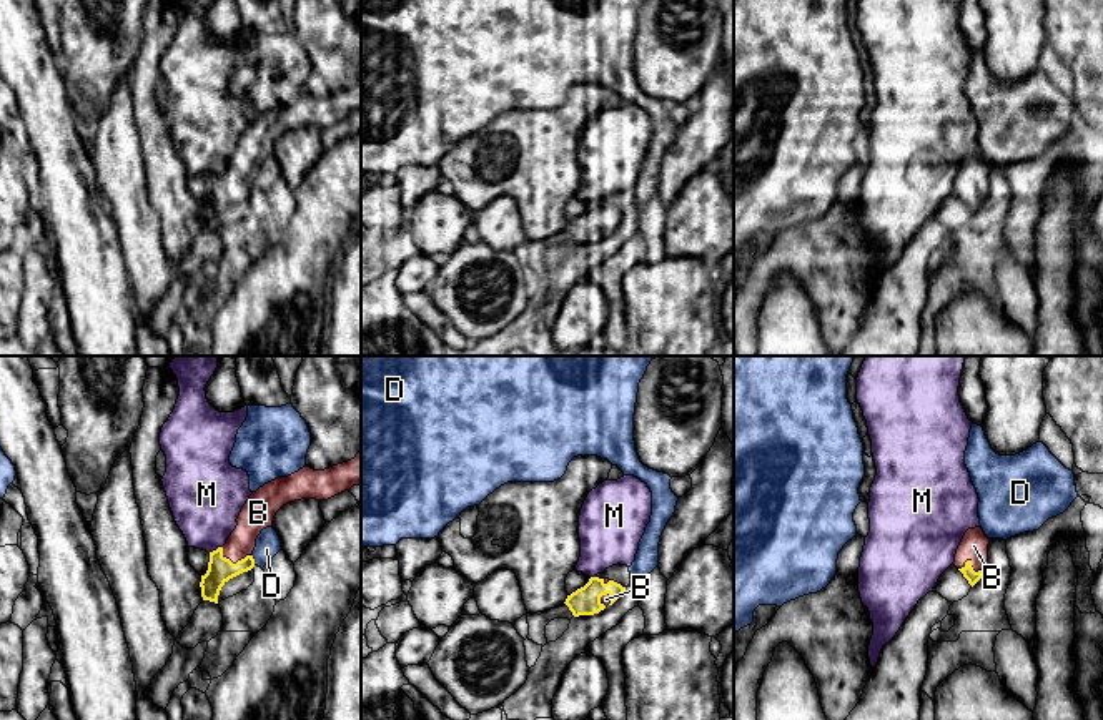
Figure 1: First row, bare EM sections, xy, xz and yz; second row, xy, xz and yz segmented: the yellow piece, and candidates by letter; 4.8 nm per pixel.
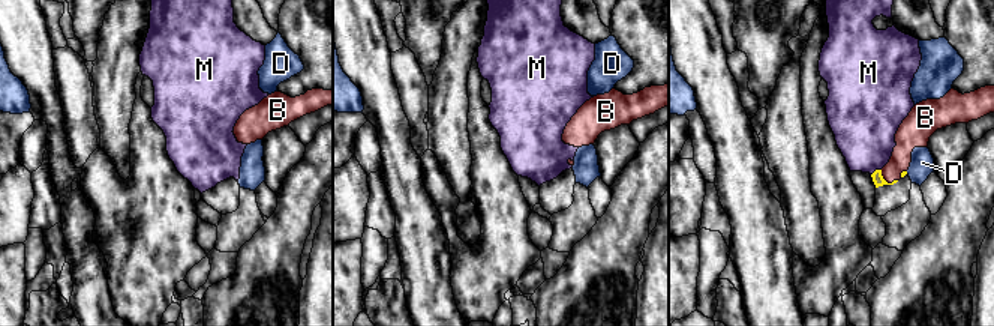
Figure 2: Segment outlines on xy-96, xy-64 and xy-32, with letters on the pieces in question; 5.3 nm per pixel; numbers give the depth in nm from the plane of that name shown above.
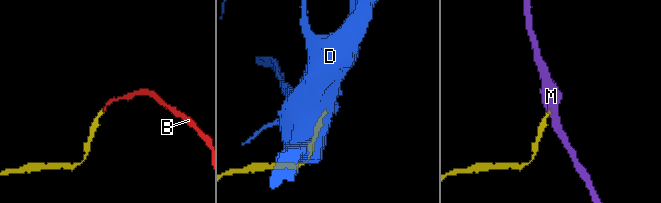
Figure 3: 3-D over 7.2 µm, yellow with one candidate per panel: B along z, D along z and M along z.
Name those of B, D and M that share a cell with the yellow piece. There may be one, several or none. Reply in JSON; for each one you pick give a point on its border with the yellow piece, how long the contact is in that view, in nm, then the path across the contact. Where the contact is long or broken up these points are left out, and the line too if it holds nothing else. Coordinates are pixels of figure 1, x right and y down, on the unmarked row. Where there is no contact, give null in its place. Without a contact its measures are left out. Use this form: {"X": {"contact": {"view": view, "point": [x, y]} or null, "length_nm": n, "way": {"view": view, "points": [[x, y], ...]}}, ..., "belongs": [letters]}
{"B": {"contact": {"view": "xy", "point": [237, 190]}, "length_nm": 160, "way": {"view": "xy", "points": [[220, 197], [227, 190], [237, 190], [238, 175], [255, 143]]}}, "belongs": ["B"]}

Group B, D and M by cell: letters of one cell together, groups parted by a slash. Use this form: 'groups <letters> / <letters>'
groups B / D / M

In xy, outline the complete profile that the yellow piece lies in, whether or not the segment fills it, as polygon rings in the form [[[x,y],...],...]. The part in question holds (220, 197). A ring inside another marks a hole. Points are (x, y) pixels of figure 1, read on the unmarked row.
[[[361,78],[348,90],[324,98],[303,95],[253,120],[226,171],[210,180],[208,198],[200,210],[203,228],[218,231],[221,215],[255,195],[256,166],[263,156],[273,153],[275,143],[283,133],[301,126],[328,128],[353,113],[361,113]]]

